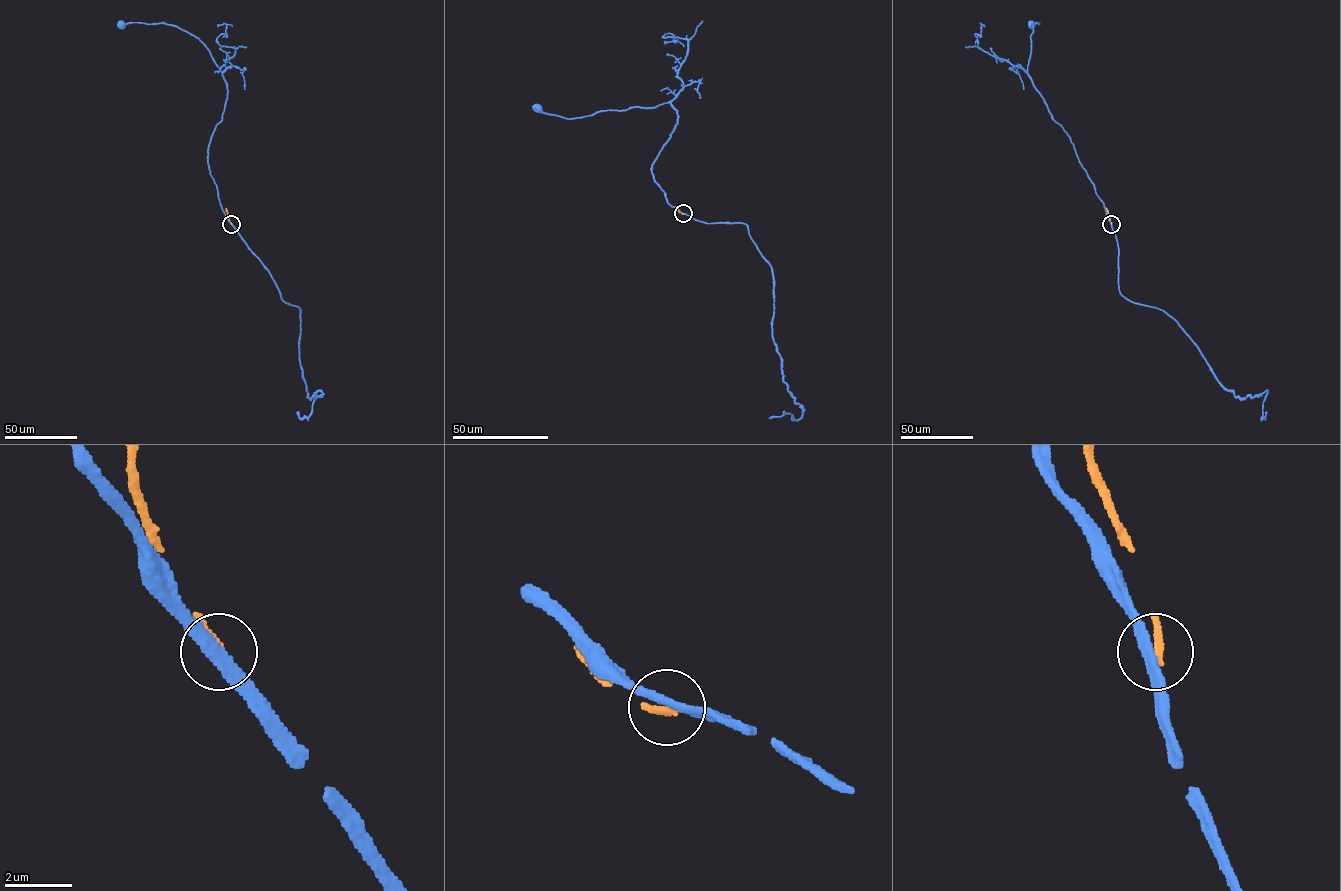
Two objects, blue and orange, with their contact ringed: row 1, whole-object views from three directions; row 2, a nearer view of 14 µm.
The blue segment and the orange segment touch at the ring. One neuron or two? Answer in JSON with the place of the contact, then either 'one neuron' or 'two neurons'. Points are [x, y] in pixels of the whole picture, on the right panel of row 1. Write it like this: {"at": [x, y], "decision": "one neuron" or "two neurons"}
{"at": [1111, 224], "decision": "two neurons"}

